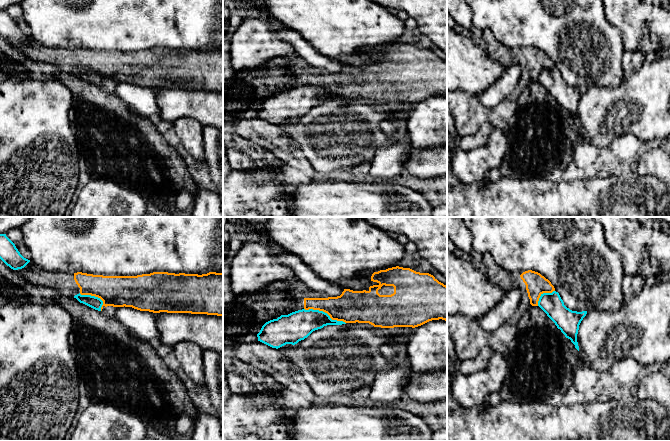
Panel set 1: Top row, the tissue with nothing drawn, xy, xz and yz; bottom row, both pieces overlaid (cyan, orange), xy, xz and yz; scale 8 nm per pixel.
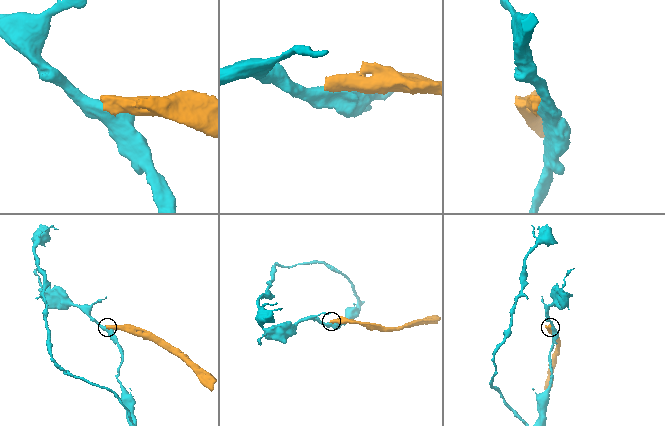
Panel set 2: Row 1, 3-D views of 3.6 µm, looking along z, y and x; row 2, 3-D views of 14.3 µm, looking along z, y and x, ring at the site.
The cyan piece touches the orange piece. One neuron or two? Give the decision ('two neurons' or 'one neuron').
two neurons

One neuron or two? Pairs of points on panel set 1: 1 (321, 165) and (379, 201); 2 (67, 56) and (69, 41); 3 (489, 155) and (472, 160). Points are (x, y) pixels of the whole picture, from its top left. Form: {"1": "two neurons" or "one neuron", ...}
{"1": "two neurons", "2": "two neurons", "3": "one neuron"}

